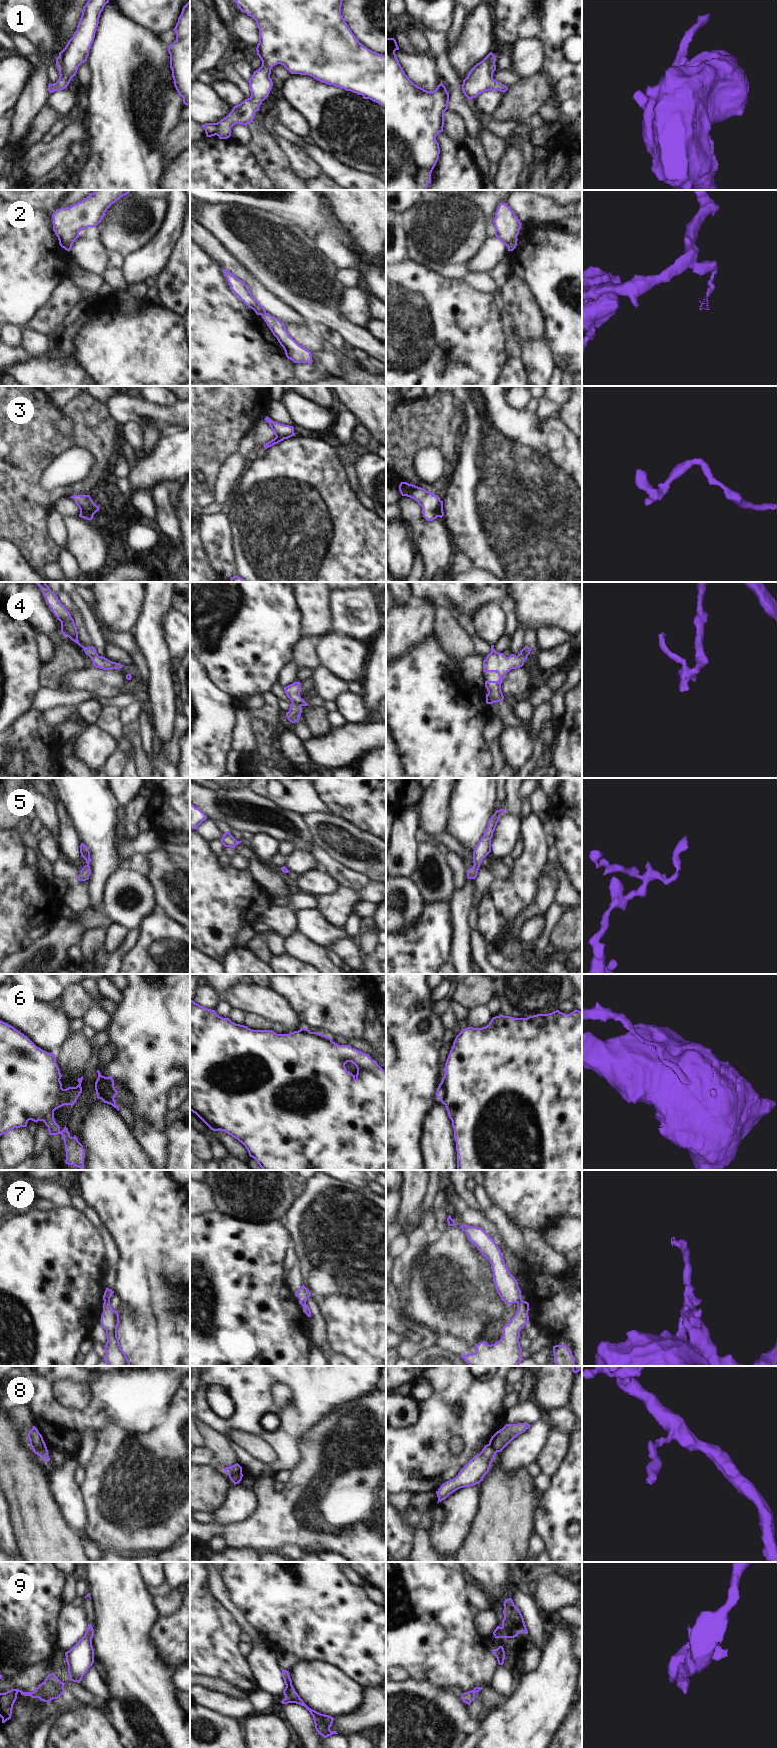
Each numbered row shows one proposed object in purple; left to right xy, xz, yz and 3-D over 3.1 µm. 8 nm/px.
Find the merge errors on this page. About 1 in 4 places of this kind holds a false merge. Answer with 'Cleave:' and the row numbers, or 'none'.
Cleave: 2, 6, 7, 8

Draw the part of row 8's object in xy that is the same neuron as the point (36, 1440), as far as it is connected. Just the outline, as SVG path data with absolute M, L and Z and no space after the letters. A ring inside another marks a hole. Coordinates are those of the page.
M33 1426L28 1433L28 1438L30 1440L30 1446L32 1448L47 1449L42 1435L39 1433L38 1429L35 1426Z

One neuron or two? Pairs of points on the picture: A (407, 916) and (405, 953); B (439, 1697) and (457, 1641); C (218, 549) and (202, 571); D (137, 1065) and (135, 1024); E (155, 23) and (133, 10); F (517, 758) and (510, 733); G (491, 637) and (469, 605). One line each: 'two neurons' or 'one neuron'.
A: two neurons
B: two neurons
C: two neurons
D: one neuron
E: one neuron
F: one neuron
G: two neurons

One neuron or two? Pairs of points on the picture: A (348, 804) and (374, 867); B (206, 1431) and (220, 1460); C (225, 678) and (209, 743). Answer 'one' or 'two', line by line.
A: two
B: one
C: two

